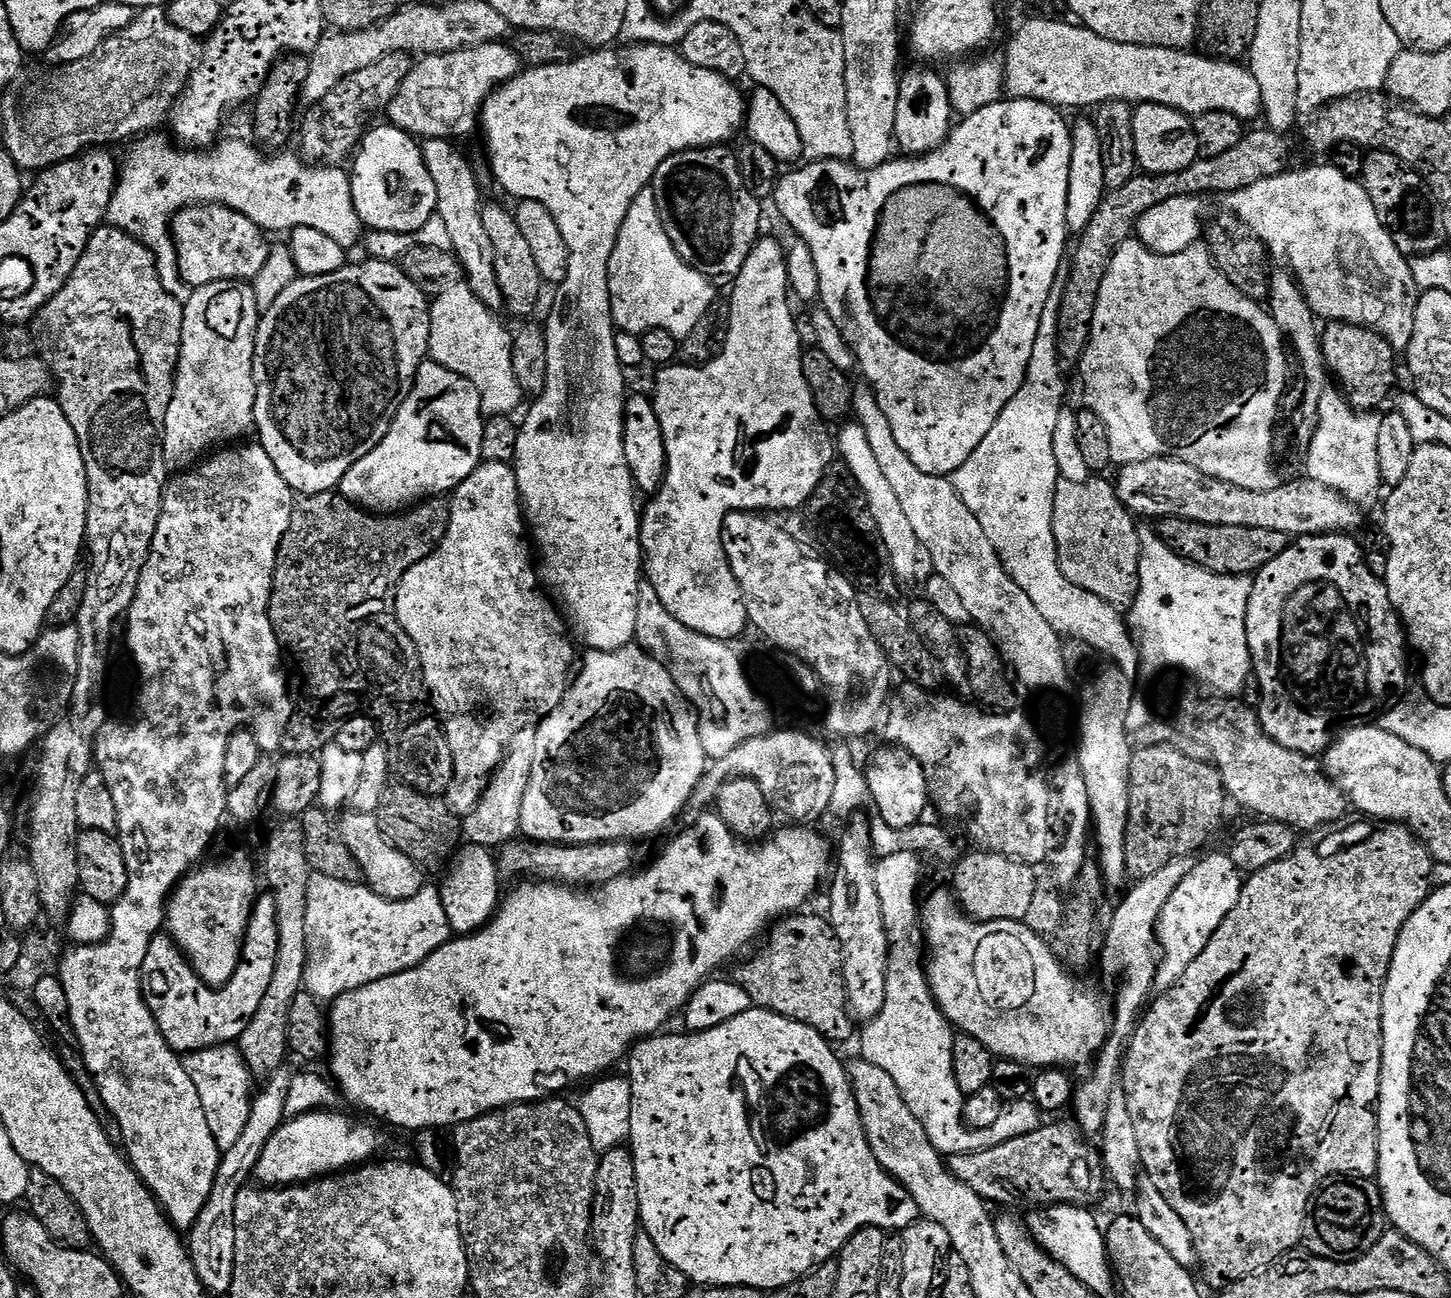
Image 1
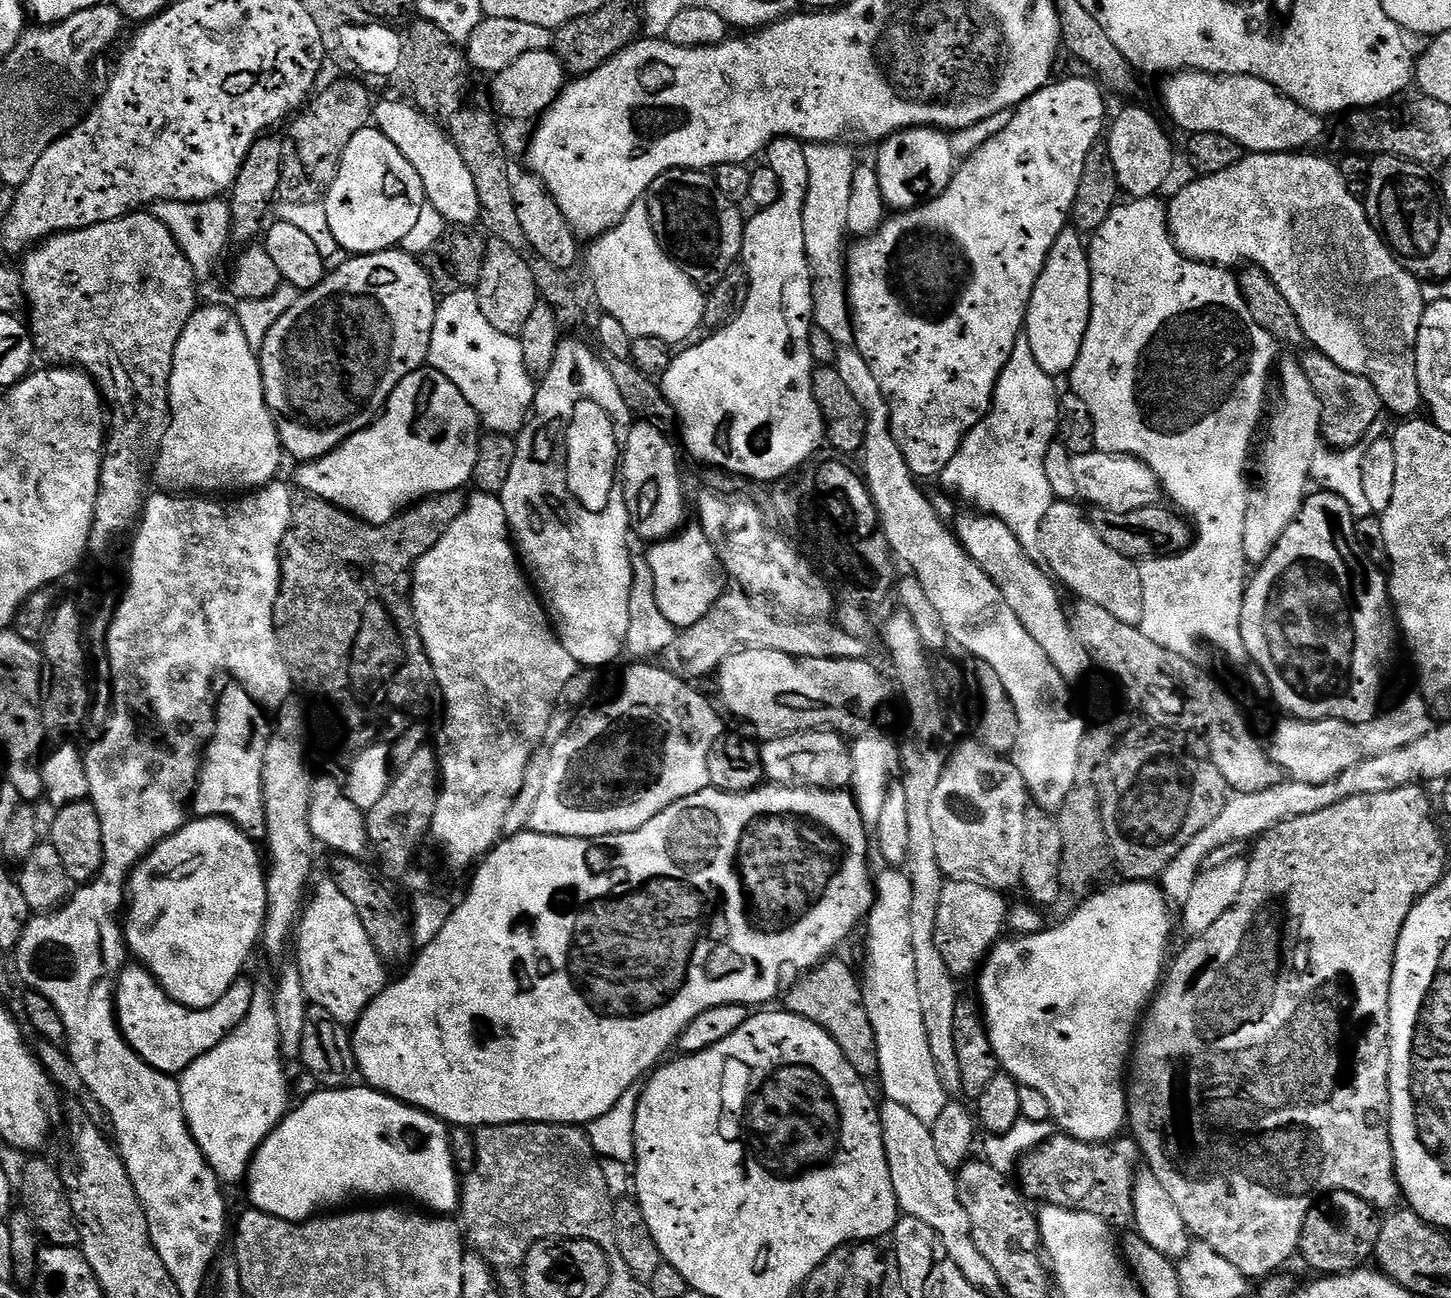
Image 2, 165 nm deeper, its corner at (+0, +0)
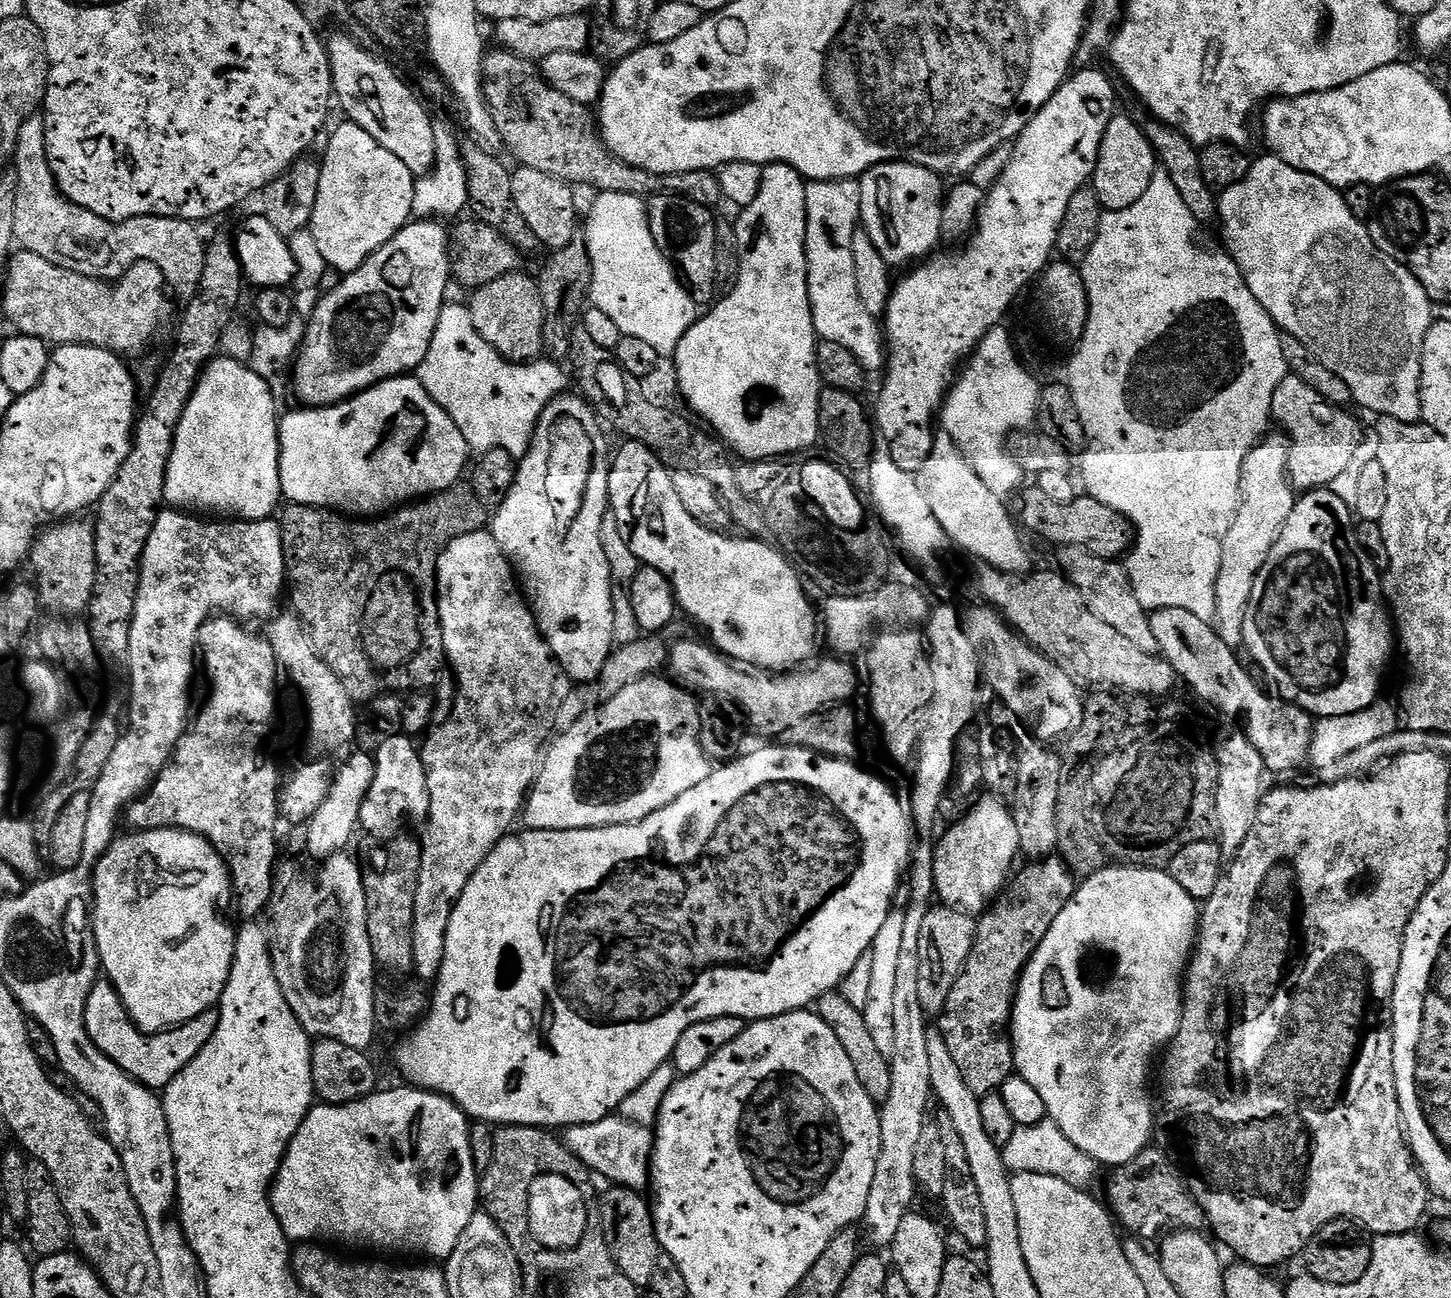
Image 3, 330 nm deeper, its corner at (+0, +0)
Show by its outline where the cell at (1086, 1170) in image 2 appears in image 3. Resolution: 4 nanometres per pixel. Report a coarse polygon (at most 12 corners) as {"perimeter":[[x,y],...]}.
{"perimeter":[[1167,1152],[1111,1169],[1106,1204],[1145,1242],[1200,1230],[1204,1211]]}

